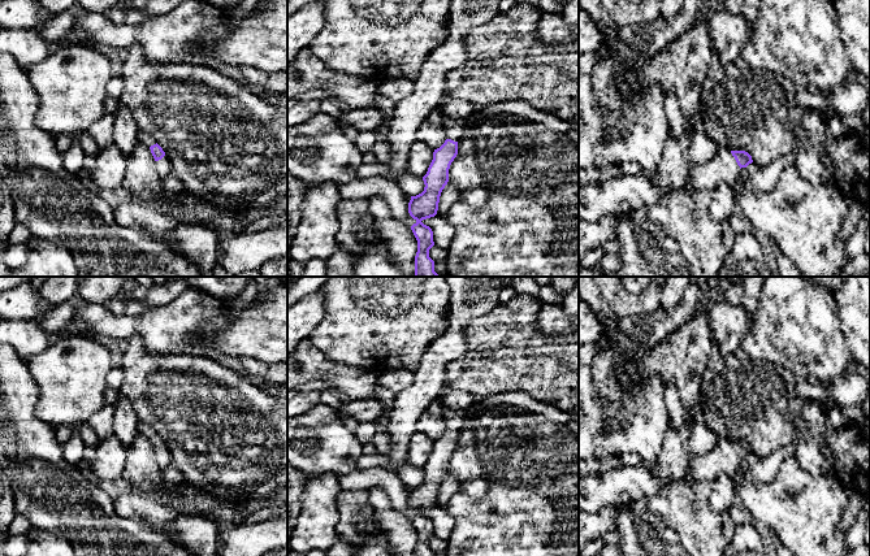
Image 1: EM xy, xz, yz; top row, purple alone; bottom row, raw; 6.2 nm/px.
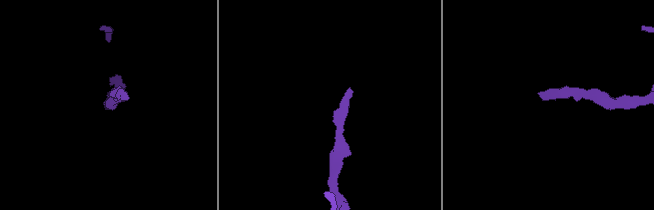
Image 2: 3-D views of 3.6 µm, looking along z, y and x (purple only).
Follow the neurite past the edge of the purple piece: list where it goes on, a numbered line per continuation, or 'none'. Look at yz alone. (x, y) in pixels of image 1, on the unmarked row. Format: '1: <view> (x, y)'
1: yz (722, 457)

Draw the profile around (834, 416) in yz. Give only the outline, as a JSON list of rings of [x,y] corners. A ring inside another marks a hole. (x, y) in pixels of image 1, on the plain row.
[[[839,405],[832,407],[827,412],[827,425],[831,429],[840,429],[844,425],[843,423],[843,414],[841,414]]]

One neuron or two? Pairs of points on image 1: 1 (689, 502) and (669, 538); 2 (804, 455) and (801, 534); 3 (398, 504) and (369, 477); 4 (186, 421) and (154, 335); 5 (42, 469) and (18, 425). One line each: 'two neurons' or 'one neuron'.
1: one neuron
2: two neurons
3: one neuron
4: two neurons
5: one neuron

